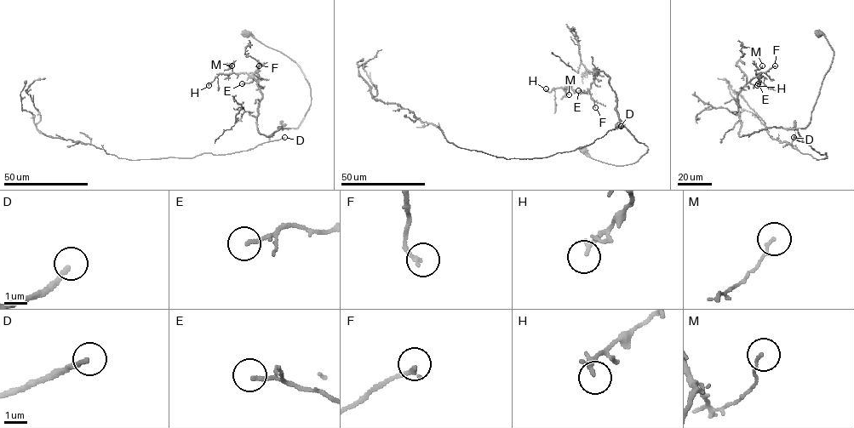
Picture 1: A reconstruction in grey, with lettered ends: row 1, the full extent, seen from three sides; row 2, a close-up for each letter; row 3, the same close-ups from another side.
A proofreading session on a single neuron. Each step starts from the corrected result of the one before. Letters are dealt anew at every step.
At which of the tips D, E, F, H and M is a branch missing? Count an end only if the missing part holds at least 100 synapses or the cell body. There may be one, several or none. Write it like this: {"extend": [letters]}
{"extend": ["D"]}

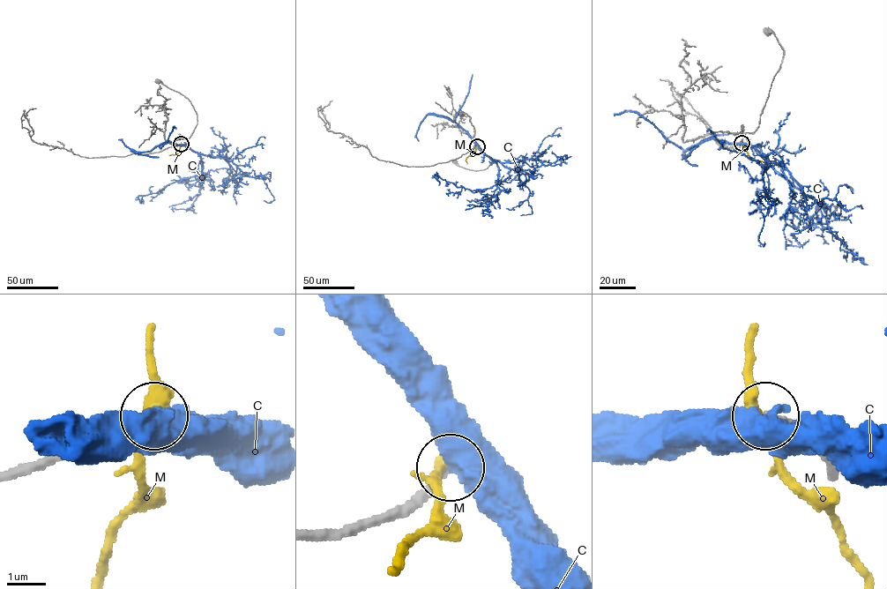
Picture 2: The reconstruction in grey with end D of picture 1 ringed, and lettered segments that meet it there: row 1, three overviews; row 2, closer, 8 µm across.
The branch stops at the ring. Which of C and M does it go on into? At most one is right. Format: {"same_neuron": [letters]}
{"same_neuron": []}

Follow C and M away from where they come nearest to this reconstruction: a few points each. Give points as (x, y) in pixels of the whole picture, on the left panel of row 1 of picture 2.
C: (181, 145), (186, 145), (199, 155), (202, 173), (180, 179), (156, 192), (138, 196), (141, 203), (141, 198)
M: (181, 144), (178, 152), (170, 155)

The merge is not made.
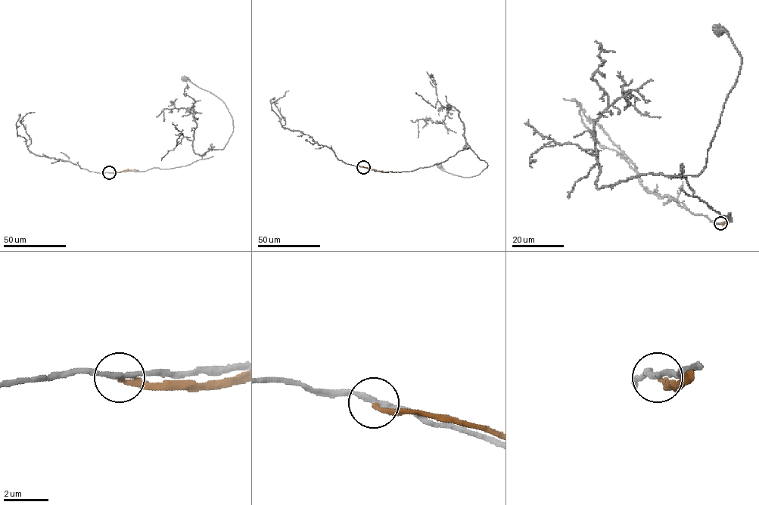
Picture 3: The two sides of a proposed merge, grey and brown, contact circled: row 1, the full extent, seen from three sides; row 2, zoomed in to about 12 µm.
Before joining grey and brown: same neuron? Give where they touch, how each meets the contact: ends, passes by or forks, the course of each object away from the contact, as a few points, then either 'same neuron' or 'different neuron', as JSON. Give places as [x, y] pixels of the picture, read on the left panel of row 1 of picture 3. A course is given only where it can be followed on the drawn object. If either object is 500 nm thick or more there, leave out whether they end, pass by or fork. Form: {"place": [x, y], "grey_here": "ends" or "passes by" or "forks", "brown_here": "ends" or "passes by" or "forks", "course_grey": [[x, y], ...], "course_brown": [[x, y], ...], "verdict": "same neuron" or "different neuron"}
{"place": [109, 172], "grey_here": "passes by", "brown_here": "ends", "course_grey": [[109, 172], [183, 166], [201, 159], [209, 150], [223, 148], [233, 130], [231, 116], [221, 100], [185, 78]], "course_brown": [[109, 172], [138, 170]], "verdict": "different neuron"}

